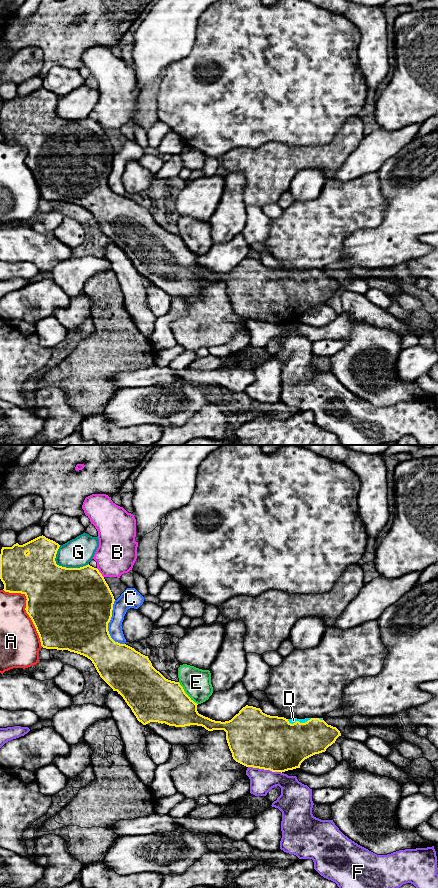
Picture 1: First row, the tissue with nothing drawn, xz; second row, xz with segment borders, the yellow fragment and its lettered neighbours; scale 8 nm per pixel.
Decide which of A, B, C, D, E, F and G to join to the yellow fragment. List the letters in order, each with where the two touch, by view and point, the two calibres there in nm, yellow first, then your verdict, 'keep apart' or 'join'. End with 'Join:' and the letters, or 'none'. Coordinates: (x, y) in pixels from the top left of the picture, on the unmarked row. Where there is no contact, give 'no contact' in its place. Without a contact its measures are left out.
A: contact xz (25, 161); calibres 460 and 300 nm; keep apart
B: contact xz (100, 125); calibres 480 and 320 nm; keep apart
C: contact xz (107, 177); calibres 500 and 130 nm; keep apart
D: contact xz (299, 274); calibres 420 and 50 nm; join
E: contact xz (185, 245); calibres 360 and 220 nm; keep apart
F: contact xz (265, 321); calibres 440 and 190 nm; keep apart
G: contact xz (63, 119); calibres 500 and 240 nm; keep apart
Join: D

